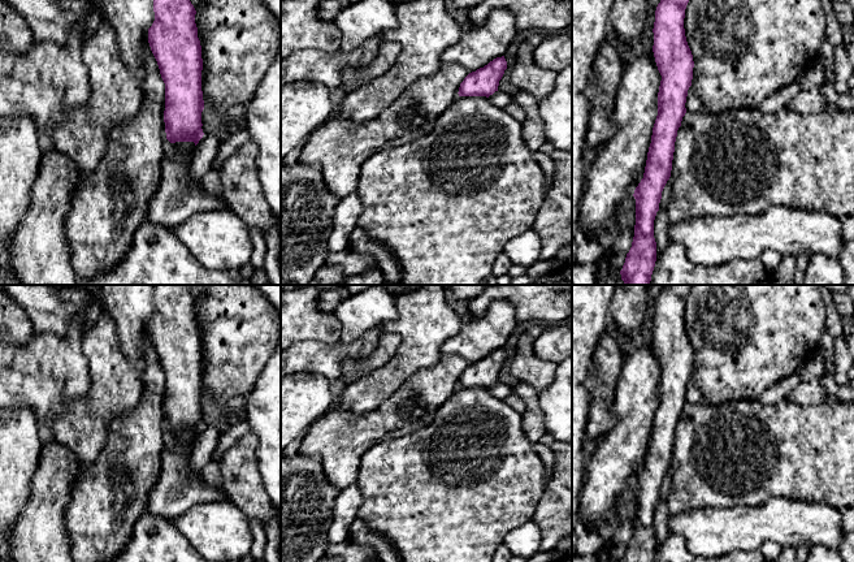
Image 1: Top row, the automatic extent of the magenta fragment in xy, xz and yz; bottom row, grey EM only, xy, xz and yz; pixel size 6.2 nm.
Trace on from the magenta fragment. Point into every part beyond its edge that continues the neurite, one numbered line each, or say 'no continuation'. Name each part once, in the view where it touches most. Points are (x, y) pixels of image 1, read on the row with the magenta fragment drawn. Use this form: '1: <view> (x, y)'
no continuation

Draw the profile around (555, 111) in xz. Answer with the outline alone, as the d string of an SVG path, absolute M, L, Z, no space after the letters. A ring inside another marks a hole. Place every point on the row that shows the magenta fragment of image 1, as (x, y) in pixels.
M572 65L559 70L555 86L538 104L545 137L556 150L572 151Z

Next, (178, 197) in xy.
M166 139L166 152L162 160L160 183L148 203L148 221L174 229L195 213L227 208L222 198L207 194L200 182L190 178L190 163L195 147L194 142L170 143Z

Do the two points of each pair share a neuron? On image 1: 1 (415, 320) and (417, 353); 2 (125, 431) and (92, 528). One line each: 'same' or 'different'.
1: same
2: same

